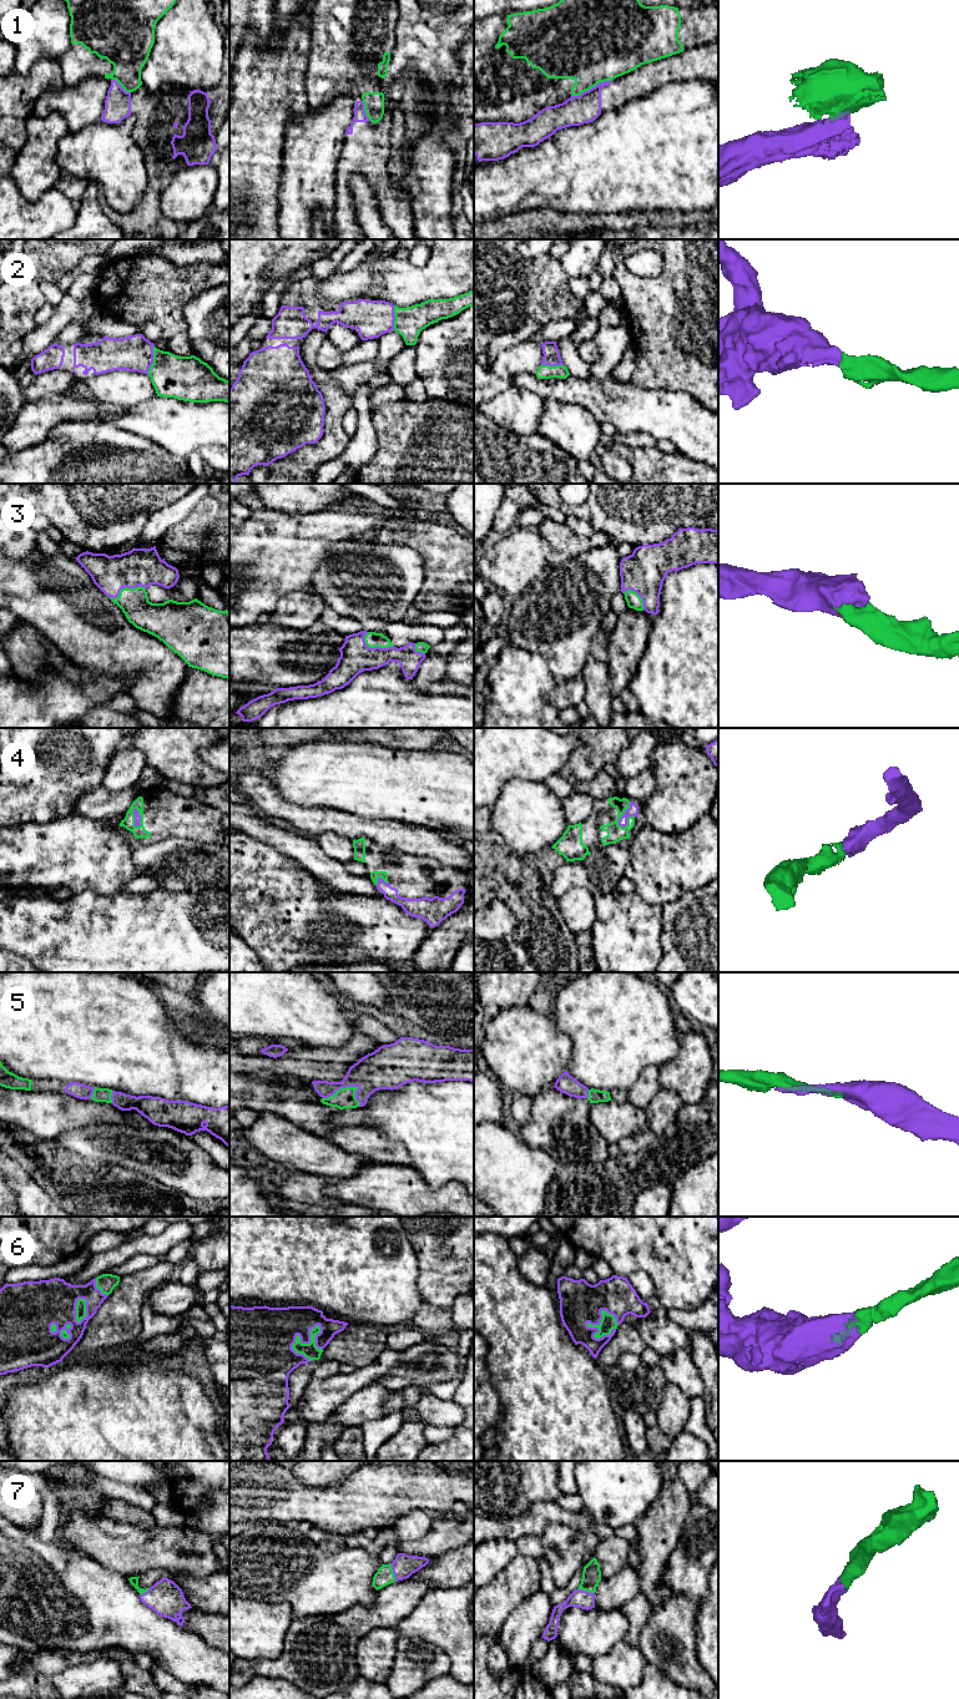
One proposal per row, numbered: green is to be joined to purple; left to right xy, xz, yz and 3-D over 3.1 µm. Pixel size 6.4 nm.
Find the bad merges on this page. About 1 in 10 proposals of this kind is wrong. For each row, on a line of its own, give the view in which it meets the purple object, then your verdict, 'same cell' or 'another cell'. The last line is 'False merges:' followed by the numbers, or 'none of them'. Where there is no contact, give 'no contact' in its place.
1: contact in yz; another cell
2: contact in xy; same cell
3: contact in xy; same cell
4: contact in yz; same cell
5: contact in xz; same cell
6: contact in xz; same cell
7: contact in xz; same cell
False merges: 1

